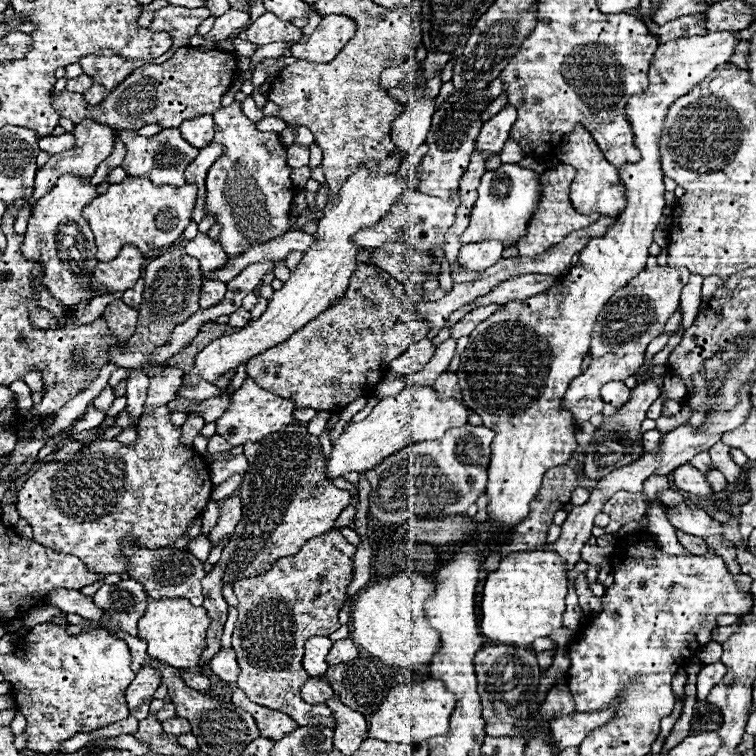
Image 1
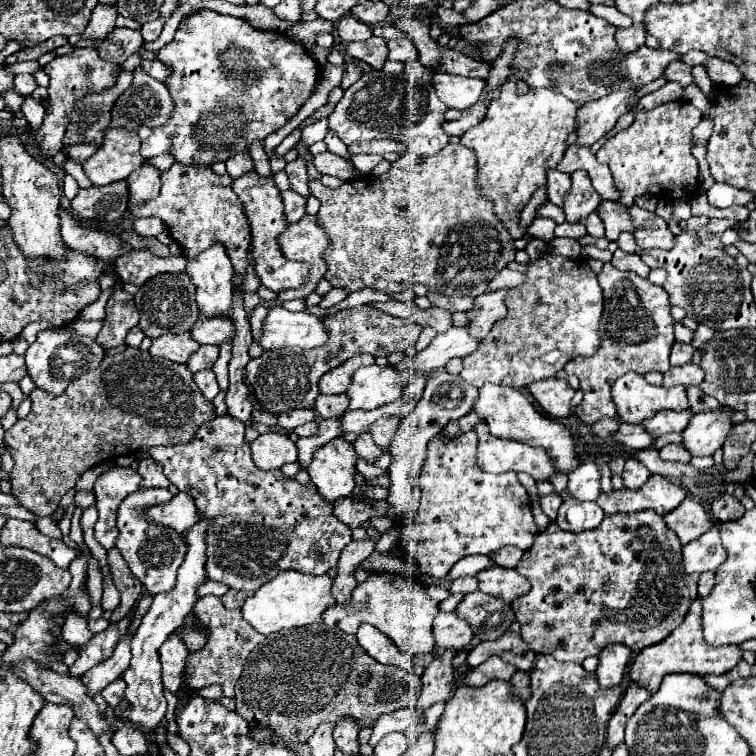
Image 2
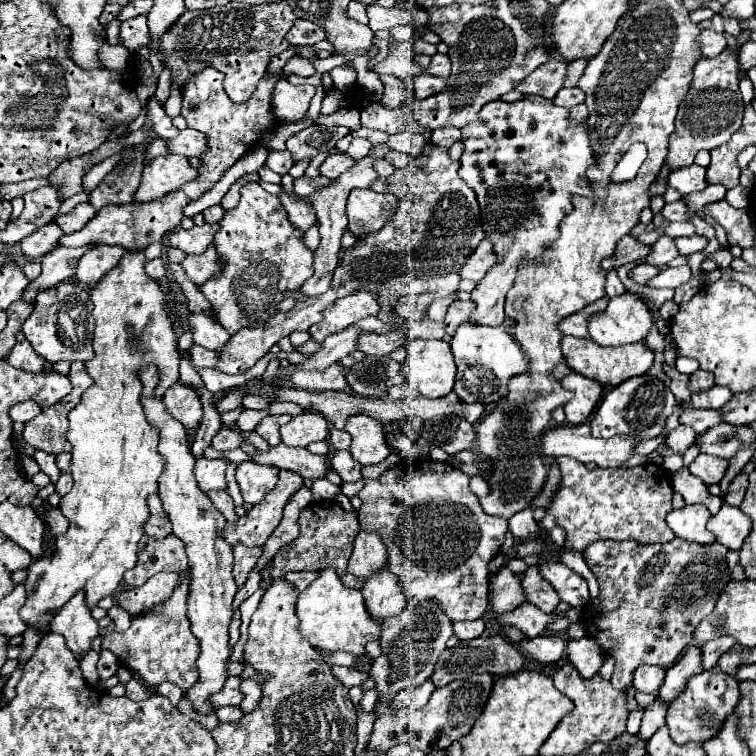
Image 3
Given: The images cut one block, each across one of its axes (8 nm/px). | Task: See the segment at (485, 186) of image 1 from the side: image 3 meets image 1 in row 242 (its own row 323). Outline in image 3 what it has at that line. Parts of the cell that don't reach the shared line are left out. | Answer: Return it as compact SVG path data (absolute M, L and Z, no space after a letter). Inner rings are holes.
M506 318L504 324L496 328L480 328L476 324L460 324L456 334L452 336L452 354L456 358L458 374L454 392L464 402L480 402L486 404L490 396L490 404L502 400L508 394L508 380L526 374L528 372L528 360L522 354L520 346L514 340L514 328L516 322L512 318Z

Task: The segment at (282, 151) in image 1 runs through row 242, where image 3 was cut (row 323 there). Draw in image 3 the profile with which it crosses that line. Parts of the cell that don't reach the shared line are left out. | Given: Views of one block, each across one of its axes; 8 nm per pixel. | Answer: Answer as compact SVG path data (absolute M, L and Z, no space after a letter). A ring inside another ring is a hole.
M248 182L240 188L240 202L236 208L226 210L220 220L220 228L214 234L214 244L222 256L224 272L200 286L200 292L210 300L218 322L232 334L240 328L252 328L252 324L262 324L276 312L276 304L284 298L284 290L298 290L308 276L312 276L312 256L314 252L304 244L304 232L292 228L284 206L278 196L268 194L258 182Z

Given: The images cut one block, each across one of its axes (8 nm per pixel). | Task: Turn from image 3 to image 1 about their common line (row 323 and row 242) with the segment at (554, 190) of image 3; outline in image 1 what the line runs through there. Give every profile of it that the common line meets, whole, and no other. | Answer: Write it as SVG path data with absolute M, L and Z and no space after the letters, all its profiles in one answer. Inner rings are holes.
M500 240L472 242L460 250L460 264L464 264L468 270L486 270L502 258L502 252L504 246Z

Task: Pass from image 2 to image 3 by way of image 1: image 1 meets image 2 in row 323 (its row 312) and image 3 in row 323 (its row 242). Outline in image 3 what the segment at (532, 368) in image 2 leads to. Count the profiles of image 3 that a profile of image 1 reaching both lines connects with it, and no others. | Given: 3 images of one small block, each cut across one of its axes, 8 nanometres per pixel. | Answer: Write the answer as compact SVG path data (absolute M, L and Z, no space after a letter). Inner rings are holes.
M630 292L612 298L604 312L596 312L588 318L590 338L600 346L640 342L650 332L650 326L652 316L646 304Z

